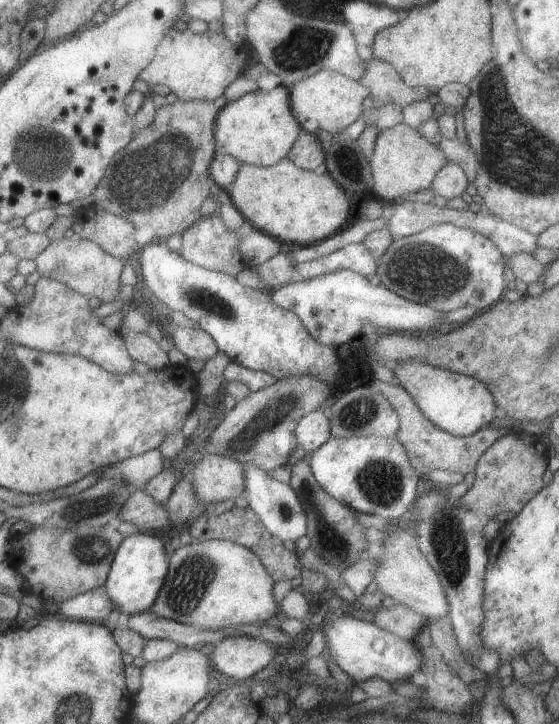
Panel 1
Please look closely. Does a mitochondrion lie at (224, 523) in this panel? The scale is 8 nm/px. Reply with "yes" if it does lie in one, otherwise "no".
no

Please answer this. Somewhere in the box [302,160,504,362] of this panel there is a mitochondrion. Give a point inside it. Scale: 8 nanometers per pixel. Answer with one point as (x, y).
(427, 273)

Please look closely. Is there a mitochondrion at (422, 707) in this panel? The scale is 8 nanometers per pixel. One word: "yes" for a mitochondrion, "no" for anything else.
no

